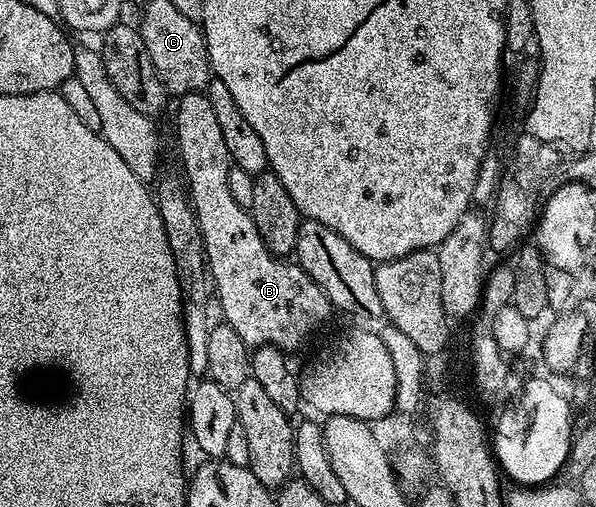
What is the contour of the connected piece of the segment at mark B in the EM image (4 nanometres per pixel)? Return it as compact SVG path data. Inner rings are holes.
M201 91L183 94L176 103L177 149L181 152L181 165L185 168L183 180L203 235L205 259L215 290L216 304L221 304L221 313L225 316L222 317L224 324L235 327L239 339L243 339L247 346L273 345L286 351L297 349L328 319L329 312L334 312L335 307L329 302L329 296L321 290L319 283L315 283L311 275L301 270L300 265L267 248L255 227L252 212L235 203L231 196L231 187L227 187L231 164L227 142L223 140L223 130L215 120L215 111L211 108L208 95Z

